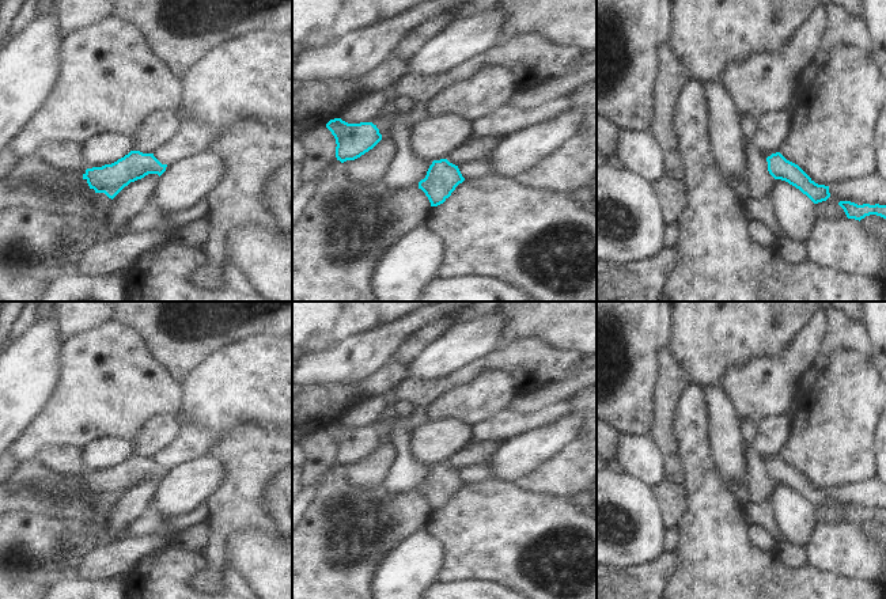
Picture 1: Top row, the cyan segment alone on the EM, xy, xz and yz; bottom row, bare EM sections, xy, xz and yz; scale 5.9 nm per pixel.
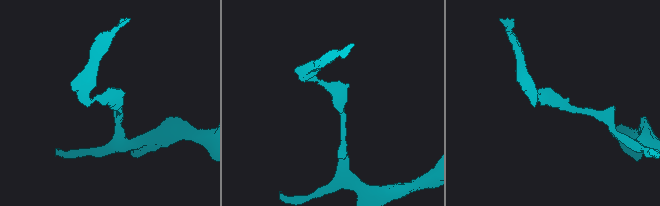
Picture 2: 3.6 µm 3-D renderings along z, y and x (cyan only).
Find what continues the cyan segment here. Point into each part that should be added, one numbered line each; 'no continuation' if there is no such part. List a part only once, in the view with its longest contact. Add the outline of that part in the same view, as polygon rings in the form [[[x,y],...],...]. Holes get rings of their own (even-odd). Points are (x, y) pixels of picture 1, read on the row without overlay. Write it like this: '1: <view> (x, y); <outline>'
no continuation

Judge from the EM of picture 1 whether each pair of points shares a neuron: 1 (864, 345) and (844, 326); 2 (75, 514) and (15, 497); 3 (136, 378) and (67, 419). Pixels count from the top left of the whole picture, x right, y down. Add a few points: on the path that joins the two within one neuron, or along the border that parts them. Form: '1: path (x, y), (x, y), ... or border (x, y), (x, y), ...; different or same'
1: path (859, 341), (849, 332); same
2: path (60, 499), (30, 497); same
3: path (118, 385), (106, 386), (84, 405); same

